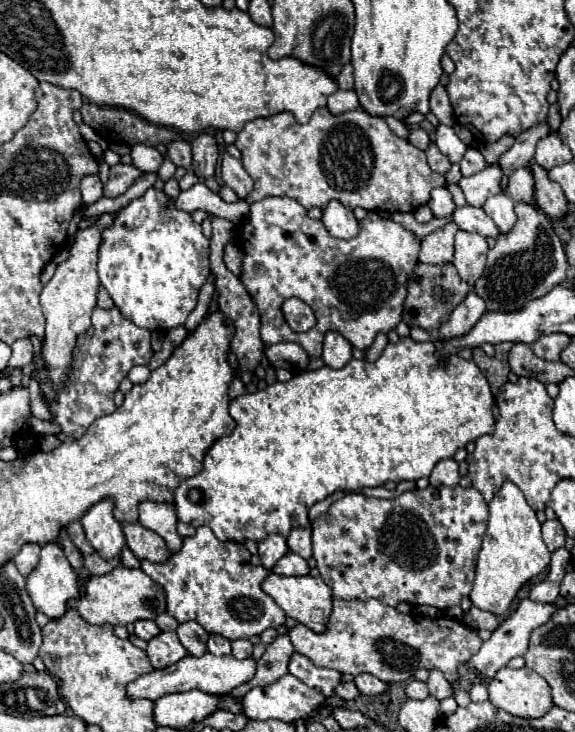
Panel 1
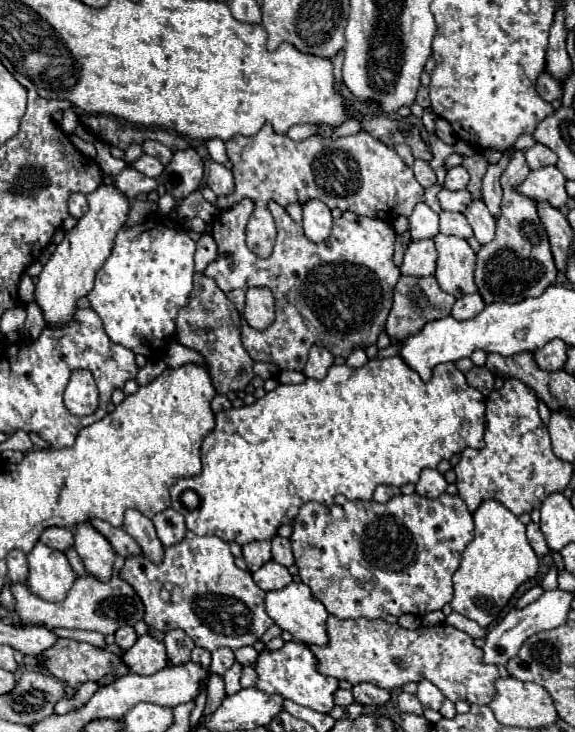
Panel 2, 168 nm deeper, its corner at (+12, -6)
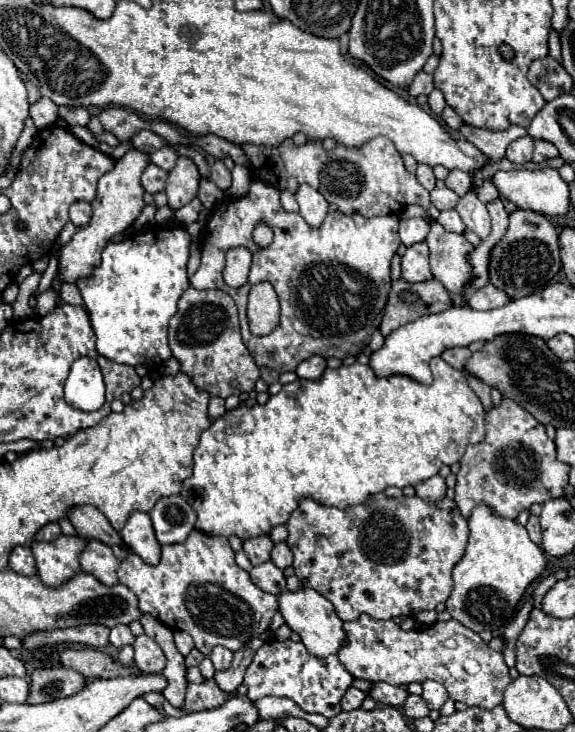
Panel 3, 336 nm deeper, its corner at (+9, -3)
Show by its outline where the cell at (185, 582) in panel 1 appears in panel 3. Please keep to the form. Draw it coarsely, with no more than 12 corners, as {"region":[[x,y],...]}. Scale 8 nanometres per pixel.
{"region":[[197,529],[161,563],[129,553],[141,613],[209,655],[267,631],[277,597]]}

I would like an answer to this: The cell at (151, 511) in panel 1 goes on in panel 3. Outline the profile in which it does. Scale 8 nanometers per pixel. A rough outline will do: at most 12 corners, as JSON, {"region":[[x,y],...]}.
{"region":[[131,513],[121,537],[145,563],[159,563],[161,545],[147,513]]}

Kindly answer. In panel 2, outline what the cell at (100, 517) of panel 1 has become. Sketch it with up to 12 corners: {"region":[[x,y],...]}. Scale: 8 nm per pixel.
{"region":[[88,522],[74,534],[86,572],[102,582],[114,574],[110,542]]}

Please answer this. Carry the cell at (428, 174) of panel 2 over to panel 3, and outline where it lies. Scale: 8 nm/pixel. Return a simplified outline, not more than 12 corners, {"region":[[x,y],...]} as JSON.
{"region":[[419,165],[415,175],[427,191],[435,187],[429,165]]}

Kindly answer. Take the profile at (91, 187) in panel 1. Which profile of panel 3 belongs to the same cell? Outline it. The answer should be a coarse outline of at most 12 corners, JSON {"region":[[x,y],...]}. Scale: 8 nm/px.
{"region":[[87,201],[71,205],[71,221],[81,227],[91,219]]}

